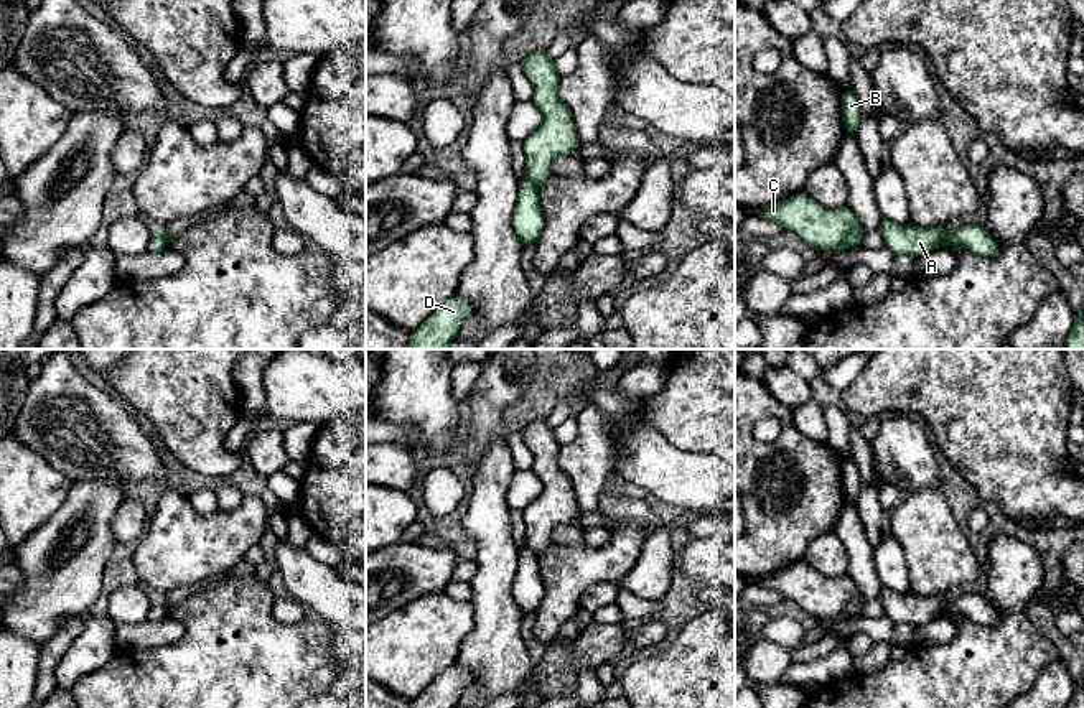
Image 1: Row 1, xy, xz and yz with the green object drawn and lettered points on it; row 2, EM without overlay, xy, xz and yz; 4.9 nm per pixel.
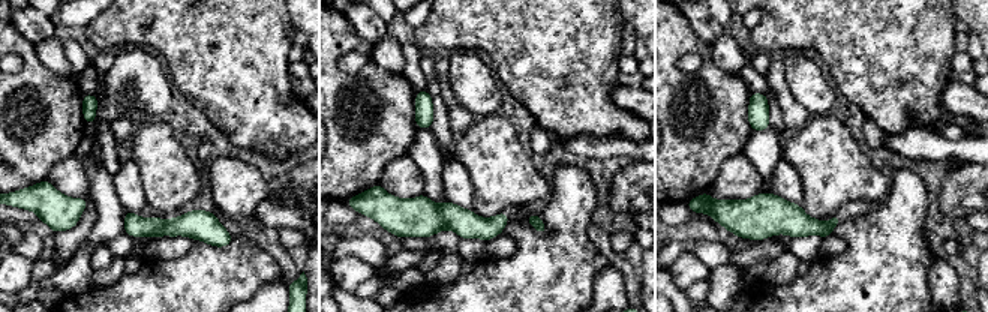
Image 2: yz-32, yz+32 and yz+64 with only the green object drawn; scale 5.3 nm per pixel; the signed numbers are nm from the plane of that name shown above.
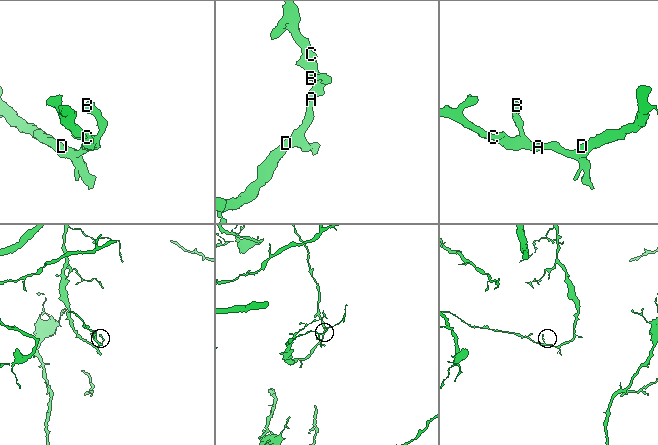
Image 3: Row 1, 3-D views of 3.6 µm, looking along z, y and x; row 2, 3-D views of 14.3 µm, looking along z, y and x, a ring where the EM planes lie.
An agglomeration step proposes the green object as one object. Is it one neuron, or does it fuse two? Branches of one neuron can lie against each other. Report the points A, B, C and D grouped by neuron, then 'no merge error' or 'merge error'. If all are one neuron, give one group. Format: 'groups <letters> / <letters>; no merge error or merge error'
groups A B C / D; merge error

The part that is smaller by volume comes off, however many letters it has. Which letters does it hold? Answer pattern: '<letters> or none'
A, B, C

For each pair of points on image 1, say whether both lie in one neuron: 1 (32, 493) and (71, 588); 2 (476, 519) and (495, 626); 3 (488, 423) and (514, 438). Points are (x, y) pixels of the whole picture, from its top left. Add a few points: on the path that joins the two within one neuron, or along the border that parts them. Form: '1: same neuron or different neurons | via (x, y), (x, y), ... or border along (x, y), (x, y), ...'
1: different neurons | border along (68, 491), (63, 503), (18, 544)
2: same neuron | via (495, 545), (495, 600)
3: different neurons | border along (513, 430), (506, 438)

